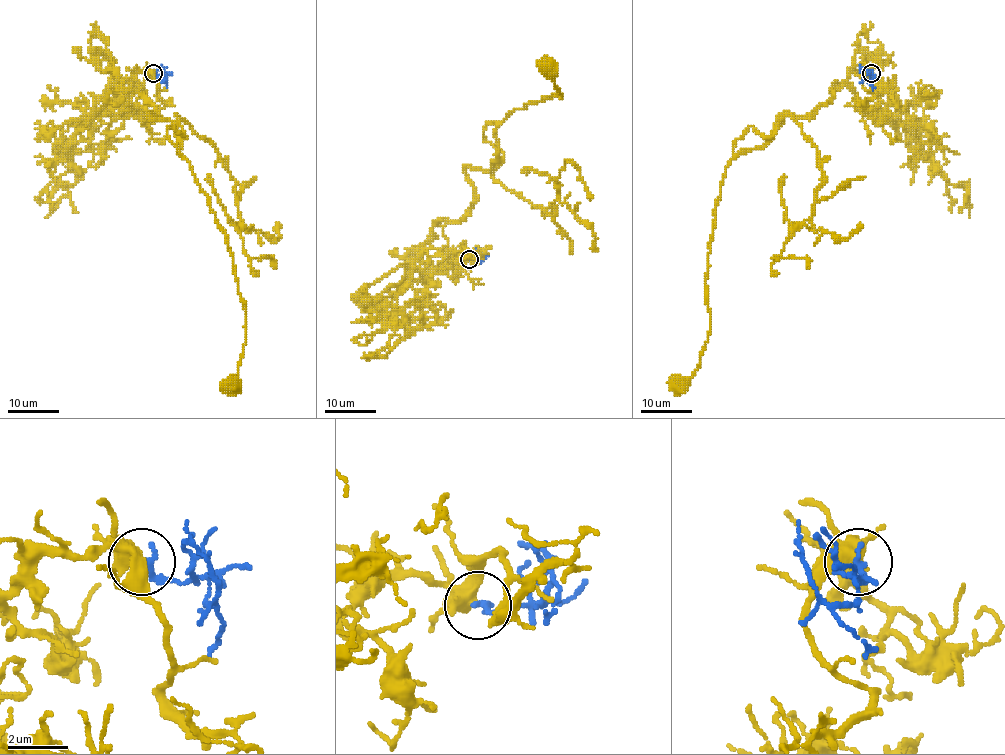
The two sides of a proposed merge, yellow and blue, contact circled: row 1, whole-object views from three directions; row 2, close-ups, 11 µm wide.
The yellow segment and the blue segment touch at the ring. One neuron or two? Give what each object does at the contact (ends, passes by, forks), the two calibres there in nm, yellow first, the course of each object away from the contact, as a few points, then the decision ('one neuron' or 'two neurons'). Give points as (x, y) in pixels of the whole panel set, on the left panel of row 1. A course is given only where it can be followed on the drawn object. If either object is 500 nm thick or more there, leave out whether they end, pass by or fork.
yellow forks there; blue ends there; 400 nm thick on the yellow side, 240 nm on the other; yellow runs (153, 72), (123, 81), (141, 106), (108, 100), (135, 89), (180, 154), (176, 114), (215, 148), (274, 268); blue runs (153, 73), (165, 77), (165, 89); one neuron

